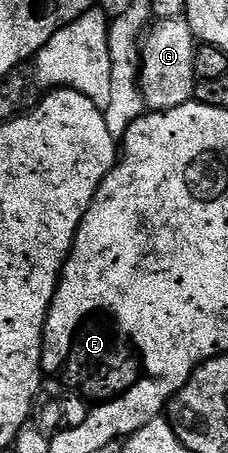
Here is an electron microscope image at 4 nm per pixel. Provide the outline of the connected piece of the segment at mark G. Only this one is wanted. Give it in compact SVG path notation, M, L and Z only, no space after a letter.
M162 19L151 24L150 30L145 34L140 48L140 92L144 98L145 108L149 112L169 111L178 109L178 105L193 102L196 93L196 70L194 57L196 56L197 41L192 35L190 25L183 19Z

